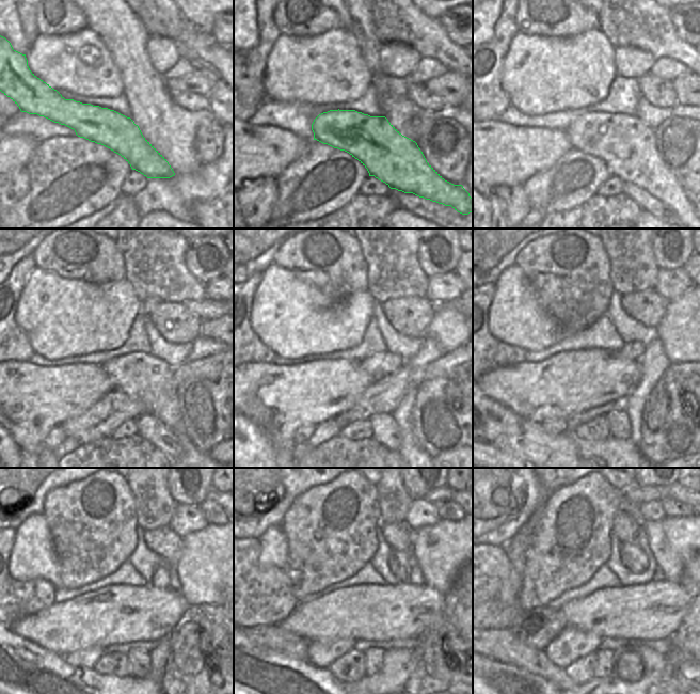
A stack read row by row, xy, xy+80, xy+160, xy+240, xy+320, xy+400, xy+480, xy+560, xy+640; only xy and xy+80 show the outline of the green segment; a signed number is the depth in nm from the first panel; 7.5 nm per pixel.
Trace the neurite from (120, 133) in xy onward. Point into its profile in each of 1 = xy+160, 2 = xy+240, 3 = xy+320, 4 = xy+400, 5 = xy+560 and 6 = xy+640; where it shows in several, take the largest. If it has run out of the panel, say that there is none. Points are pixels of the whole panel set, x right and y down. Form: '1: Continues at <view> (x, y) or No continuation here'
1: Continues at xy+160 (626, 145)
2: Continues at xy+240 (142, 376)
3: Continues at xy+320 (384, 363)
4: Continues at xy+400 (634, 350)
5: Continues at xy+560 (398, 562)
6: Continues at xy+640 (633, 556)

